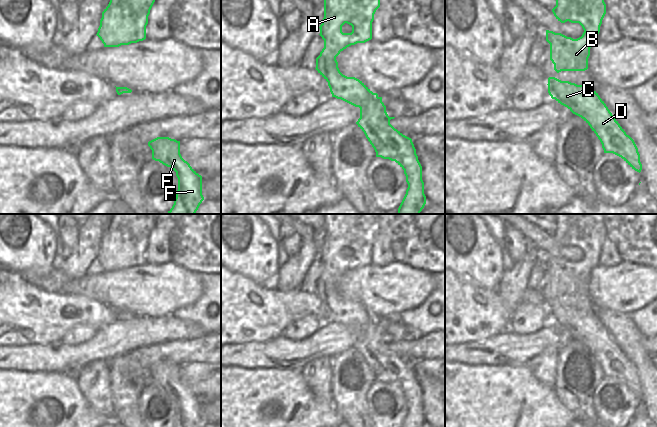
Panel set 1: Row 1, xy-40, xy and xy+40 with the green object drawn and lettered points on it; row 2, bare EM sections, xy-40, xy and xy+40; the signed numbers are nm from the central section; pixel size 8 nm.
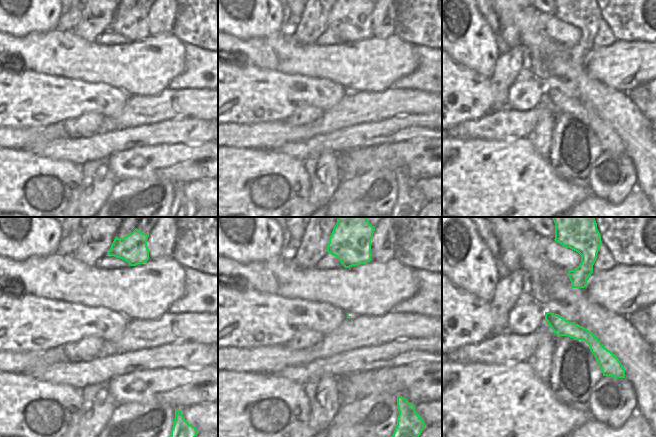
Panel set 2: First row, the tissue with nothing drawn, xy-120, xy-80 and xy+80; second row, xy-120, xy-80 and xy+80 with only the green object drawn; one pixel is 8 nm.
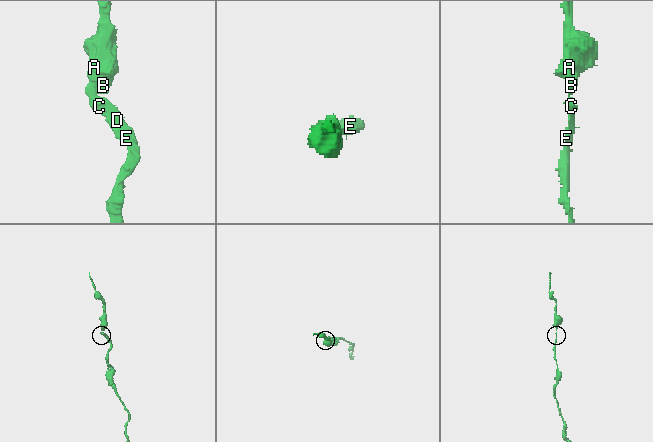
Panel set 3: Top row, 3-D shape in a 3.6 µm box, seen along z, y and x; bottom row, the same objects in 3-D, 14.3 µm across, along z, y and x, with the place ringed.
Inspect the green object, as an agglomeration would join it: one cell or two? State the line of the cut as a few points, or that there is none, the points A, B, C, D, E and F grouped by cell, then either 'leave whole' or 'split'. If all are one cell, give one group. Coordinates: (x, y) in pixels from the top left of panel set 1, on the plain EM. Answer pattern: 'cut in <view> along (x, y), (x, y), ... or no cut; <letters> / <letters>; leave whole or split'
no cut; A B C D E F; leave whole

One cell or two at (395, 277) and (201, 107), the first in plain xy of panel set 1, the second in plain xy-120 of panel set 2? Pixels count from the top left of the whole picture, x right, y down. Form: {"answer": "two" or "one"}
{"answer": "two"}

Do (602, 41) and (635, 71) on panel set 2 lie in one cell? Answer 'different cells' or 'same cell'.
different cells

